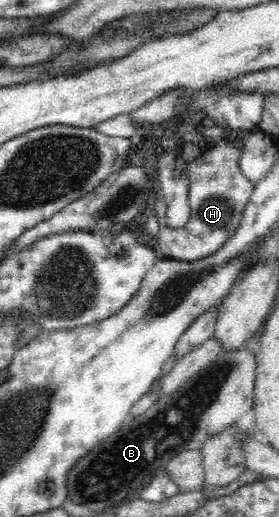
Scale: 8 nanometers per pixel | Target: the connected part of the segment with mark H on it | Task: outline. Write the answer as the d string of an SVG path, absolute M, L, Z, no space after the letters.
M227 139L216 143L188 164L190 221L183 227L171 229L165 220L165 201L156 200L155 216L160 226L157 239L159 252L165 258L193 262L215 254L237 230L242 212L254 192L254 185L245 178L238 165L240 147Z

